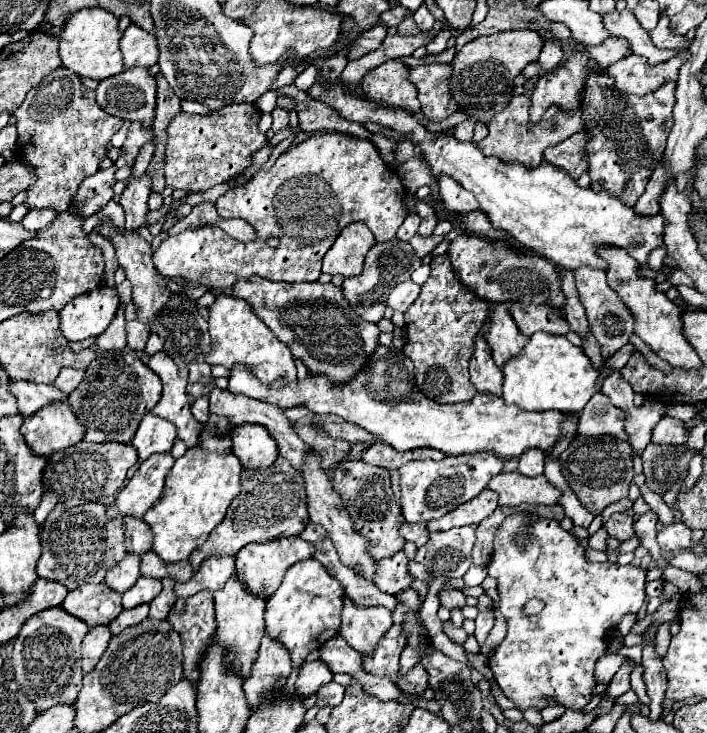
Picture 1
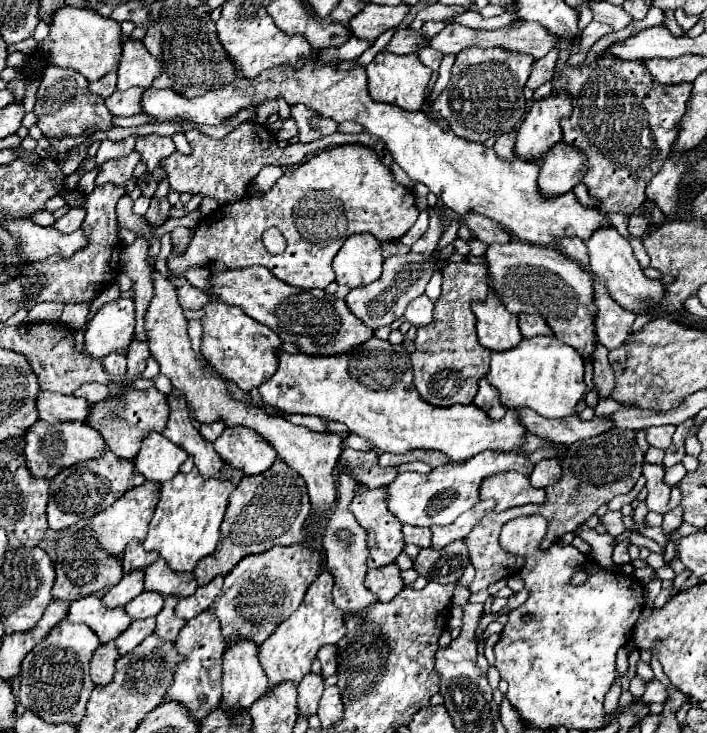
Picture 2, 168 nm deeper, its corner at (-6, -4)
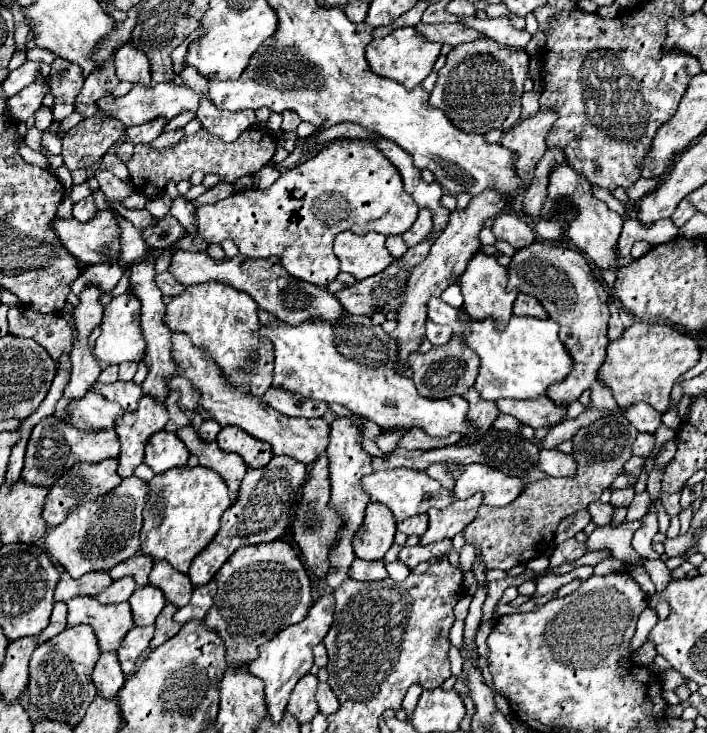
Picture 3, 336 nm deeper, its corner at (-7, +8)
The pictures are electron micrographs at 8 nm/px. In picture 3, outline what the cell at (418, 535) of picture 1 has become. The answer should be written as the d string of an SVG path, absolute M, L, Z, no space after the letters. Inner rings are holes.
M418 514L418 516L412 516L408 520L398 522L398 530L404 532L404 534L408 534L408 536L410 534L420 536L420 534L426 532L426 528L428 528L428 514Z

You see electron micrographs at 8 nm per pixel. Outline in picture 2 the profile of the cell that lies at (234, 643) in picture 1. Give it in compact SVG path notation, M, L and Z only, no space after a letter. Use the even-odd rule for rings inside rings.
M233 638L223 654L223 710L249 708L267 690L259 664L259 646L251 638Z

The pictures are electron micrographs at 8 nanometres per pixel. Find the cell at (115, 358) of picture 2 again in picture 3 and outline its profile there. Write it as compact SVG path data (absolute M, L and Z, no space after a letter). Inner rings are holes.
M114 364L106 366L106 368L102 370L102 374L98 376L98 382L100 382L100 384L112 384L112 382L116 382L116 380L118 380L118 366L114 366Z

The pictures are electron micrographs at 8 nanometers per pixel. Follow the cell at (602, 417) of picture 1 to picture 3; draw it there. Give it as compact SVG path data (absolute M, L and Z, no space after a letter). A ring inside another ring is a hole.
M546 396L530 400L496 400L496 406L502 414L510 414L532 428L558 424L566 414L566 406L554 406Z

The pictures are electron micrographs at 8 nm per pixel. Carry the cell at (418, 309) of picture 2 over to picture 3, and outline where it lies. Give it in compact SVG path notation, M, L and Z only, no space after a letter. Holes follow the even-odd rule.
M432 298L428 302L428 318L436 324L448 324L466 344L476 352L480 358L480 372L474 382L474 388L480 392L480 398L484 400L500 400L500 398L536 398L542 396L548 388L548 384L560 382L568 376L572 370L572 358L568 356L568 350L558 338L558 322L546 318L534 318L534 316L516 316L508 320L506 328L500 330L494 326L492 318L486 320L472 320L470 324L462 326L462 316L458 308L448 306L442 298Z

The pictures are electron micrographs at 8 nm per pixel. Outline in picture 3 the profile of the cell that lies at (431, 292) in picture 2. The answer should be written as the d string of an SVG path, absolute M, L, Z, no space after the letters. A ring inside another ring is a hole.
M458 284L448 286L448 288L442 292L442 298L444 298L444 300L450 304L450 306L460 308L460 306L462 306L462 294L460 294L460 286L458 286Z

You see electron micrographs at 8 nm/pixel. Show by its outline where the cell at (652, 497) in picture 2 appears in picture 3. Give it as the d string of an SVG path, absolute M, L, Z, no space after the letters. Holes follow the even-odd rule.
M676 494L676 496L664 496L664 498L662 498L662 504L664 504L668 516L678 516L678 514L682 512L682 506L680 506L680 494Z

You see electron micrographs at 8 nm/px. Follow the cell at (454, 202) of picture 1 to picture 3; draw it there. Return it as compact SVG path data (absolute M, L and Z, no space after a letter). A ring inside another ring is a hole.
M502 212L502 214L494 220L492 232L494 232L494 236L496 236L498 240L508 242L508 244L514 246L516 250L526 248L528 244L534 244L534 242L536 242L534 230L532 230L522 218L518 218L516 214L508 214L508 212Z

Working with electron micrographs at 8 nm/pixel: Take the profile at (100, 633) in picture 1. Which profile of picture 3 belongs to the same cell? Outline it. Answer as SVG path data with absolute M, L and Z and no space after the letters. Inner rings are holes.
M116 652L100 654L96 668L92 672L92 682L96 686L96 694L106 700L112 700L112 698L116 698L118 690L124 686L124 680L126 678L122 674L120 662L116 660Z

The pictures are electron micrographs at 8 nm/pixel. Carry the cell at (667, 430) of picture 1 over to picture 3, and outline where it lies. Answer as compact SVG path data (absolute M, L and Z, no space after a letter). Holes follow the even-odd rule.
M636 402L628 408L624 408L624 416L628 418L628 422L638 430L638 432L650 432L654 434L656 428L662 424L660 420L660 412L656 412L650 404L644 402Z

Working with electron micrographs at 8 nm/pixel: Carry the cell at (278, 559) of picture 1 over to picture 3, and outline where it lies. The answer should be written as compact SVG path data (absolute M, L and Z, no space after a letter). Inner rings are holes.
M284 540L238 548L214 576L214 582L218 592L204 624L224 640L228 668L246 666L256 660L258 646L272 640L280 630L302 622L314 602L310 578L298 552Z

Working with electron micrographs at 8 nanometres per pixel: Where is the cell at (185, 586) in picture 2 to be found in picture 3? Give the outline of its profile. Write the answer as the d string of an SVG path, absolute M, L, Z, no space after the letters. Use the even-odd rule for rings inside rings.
M164 560L154 562L154 568L150 572L150 584L160 588L164 592L166 602L174 604L176 608L186 606L194 590L194 586L190 584L190 578L182 572L176 572L176 568L172 568Z

